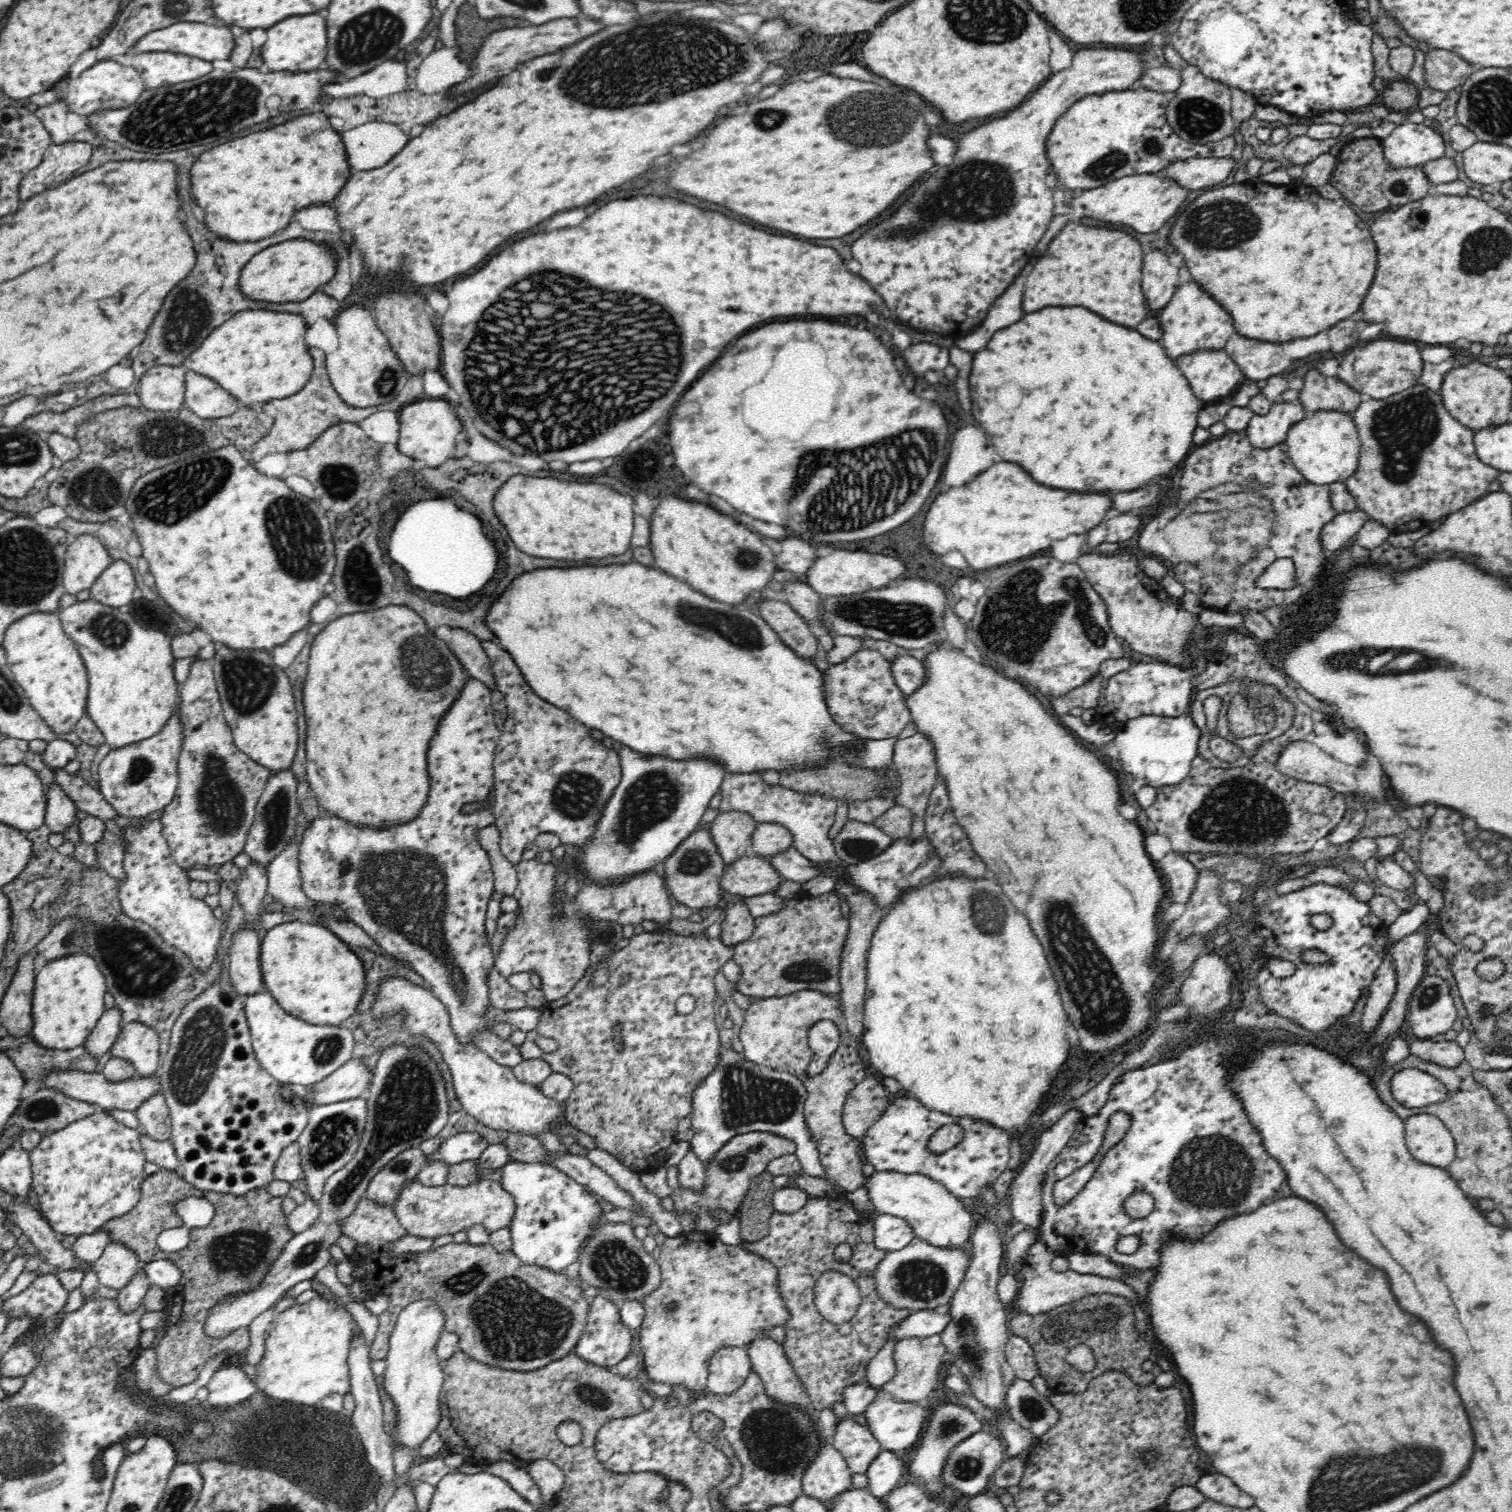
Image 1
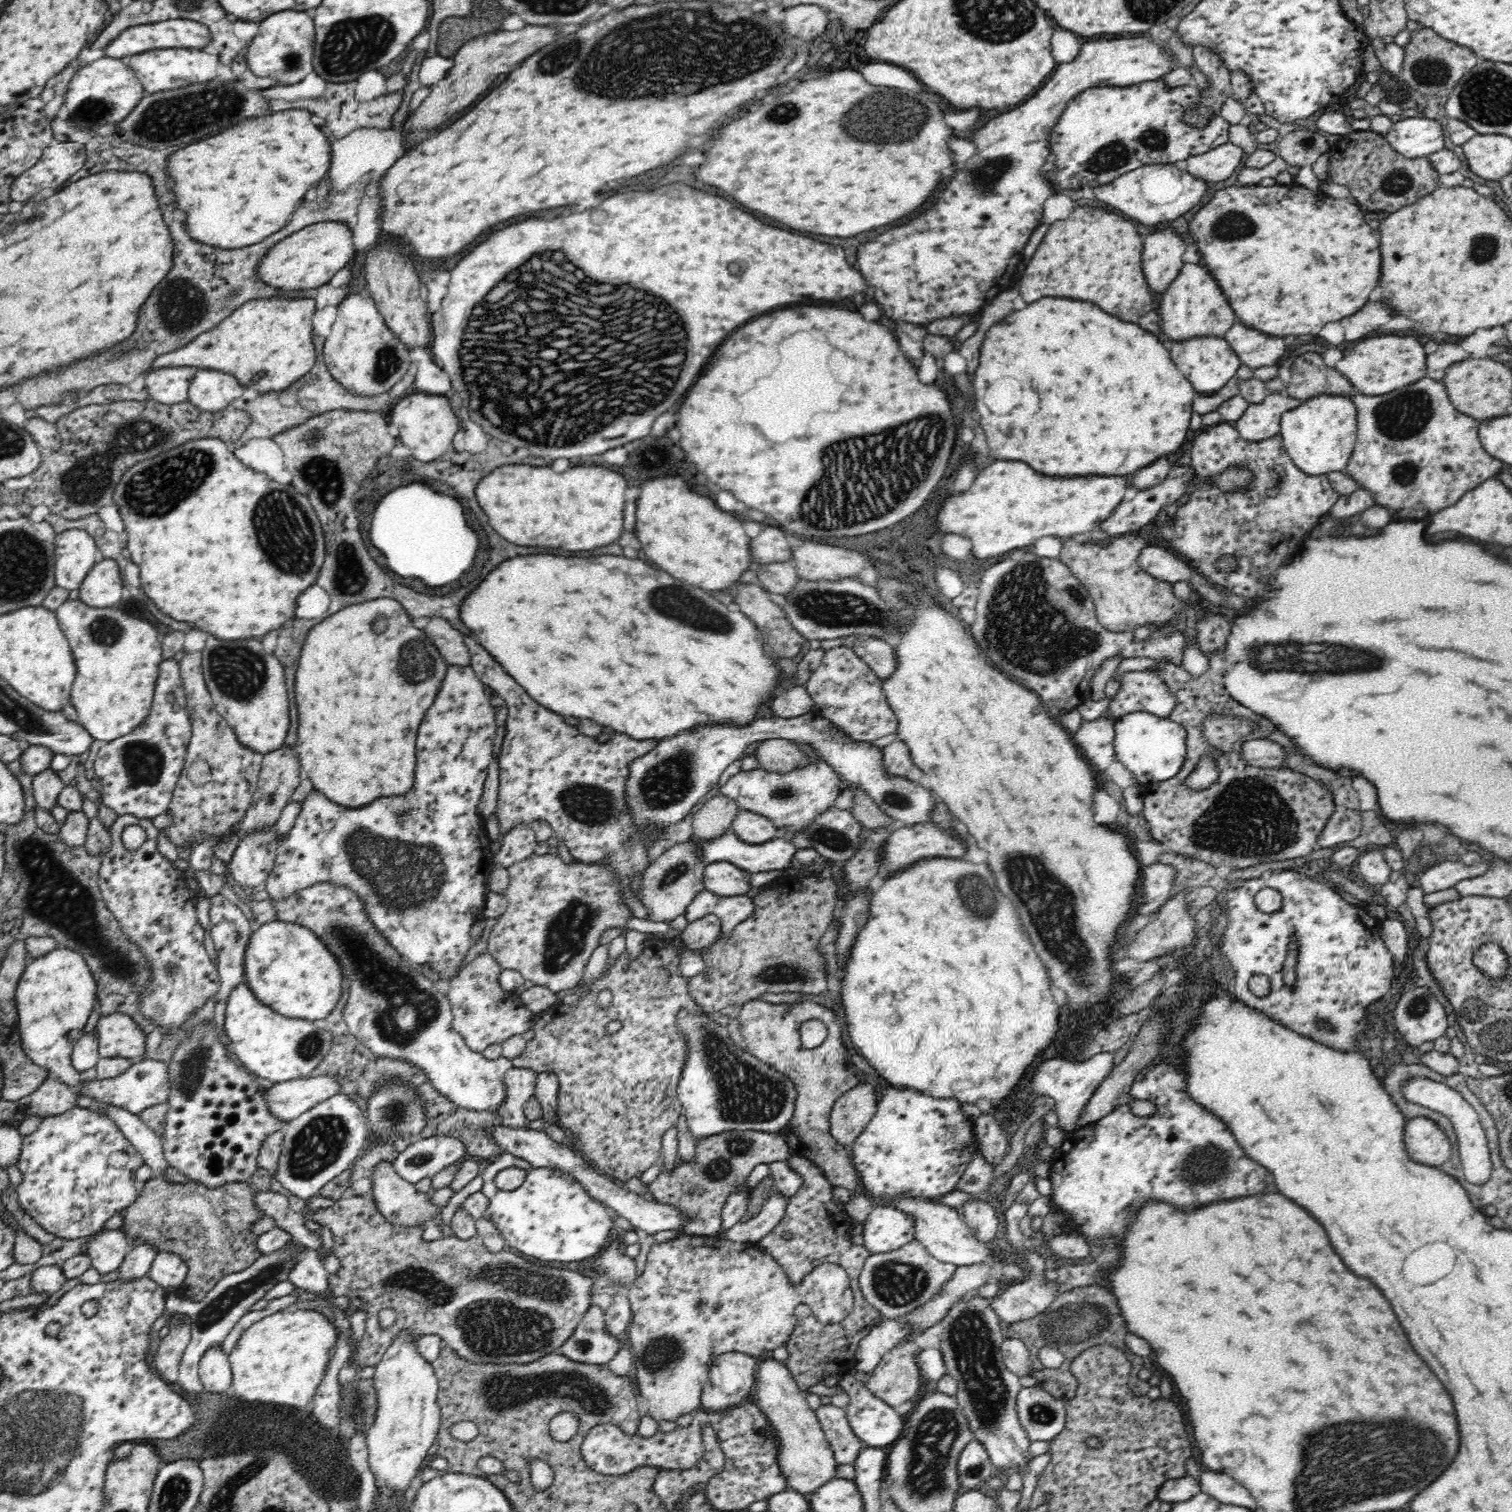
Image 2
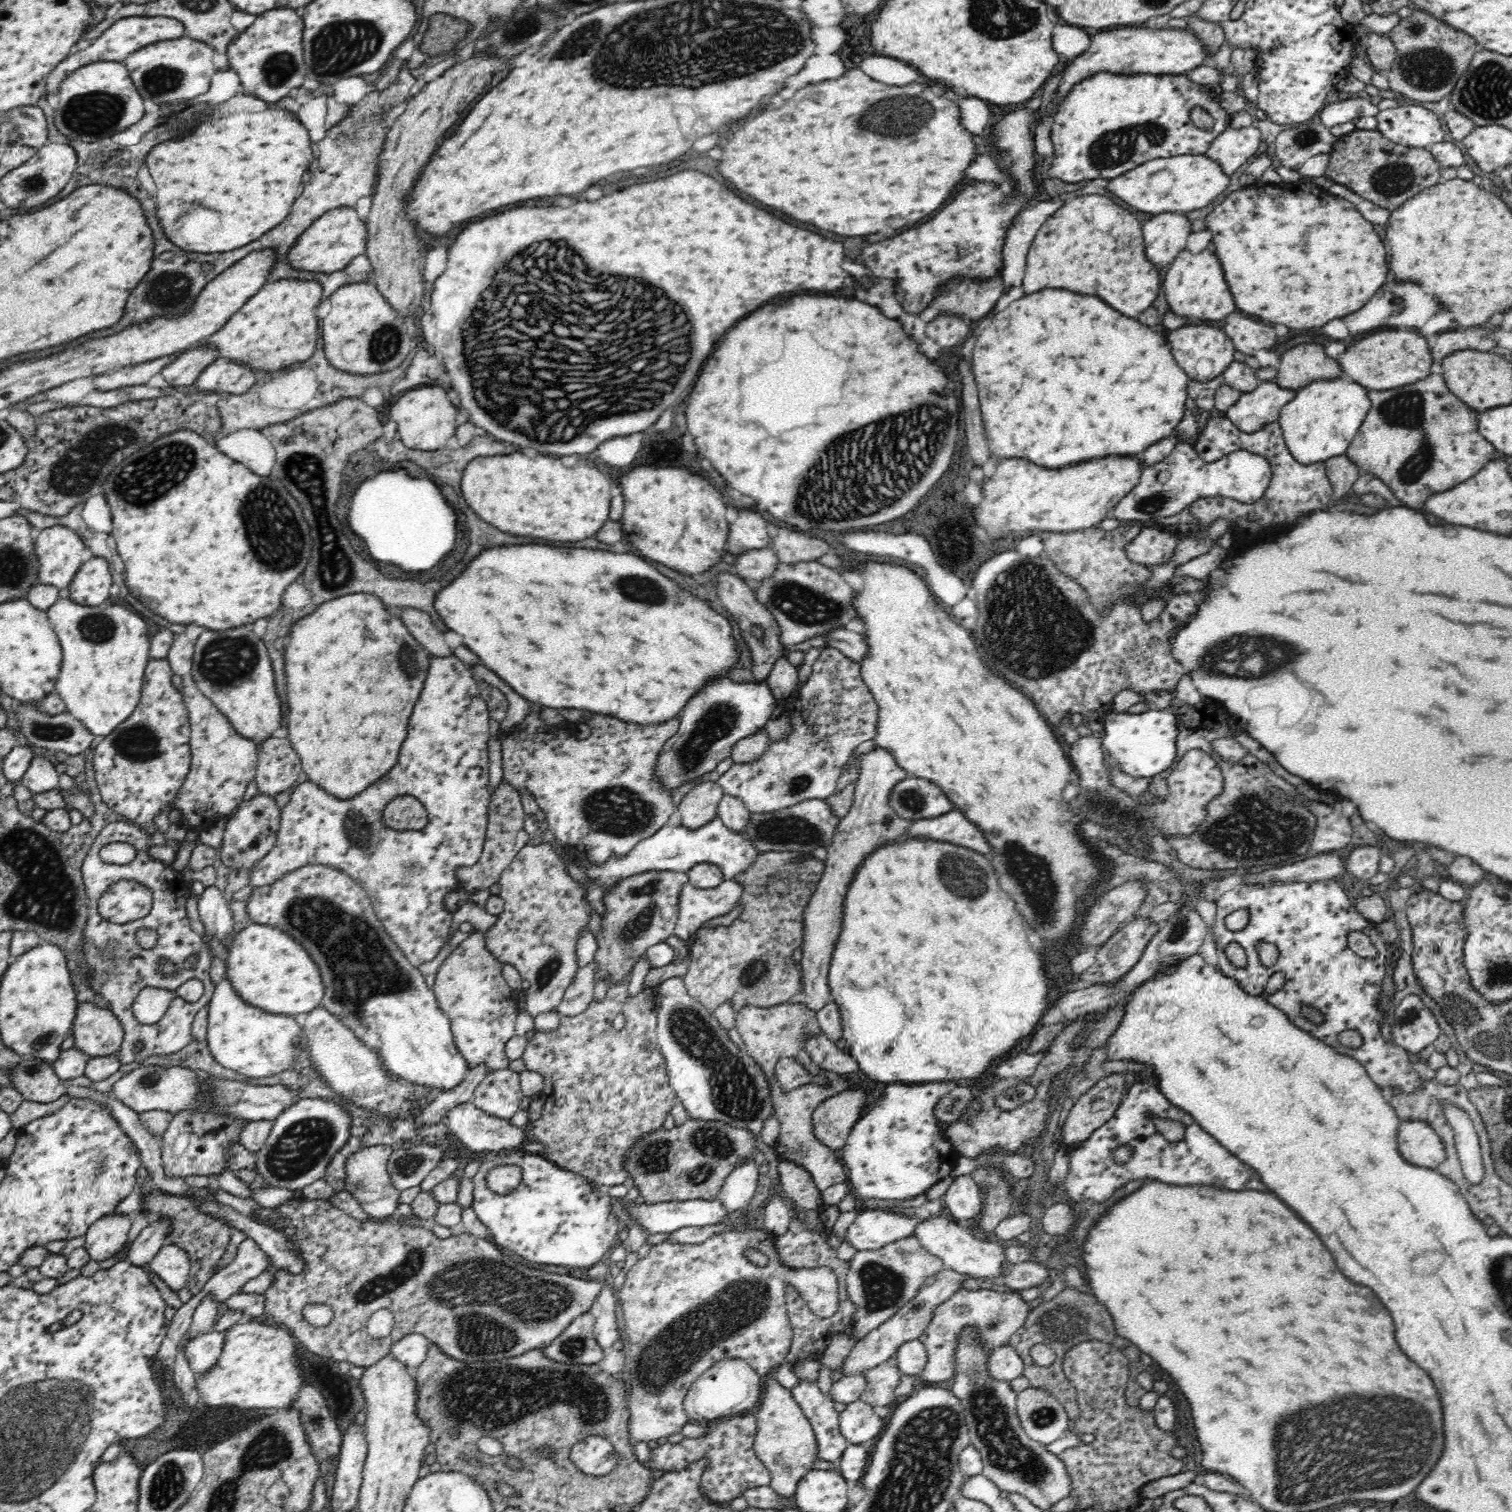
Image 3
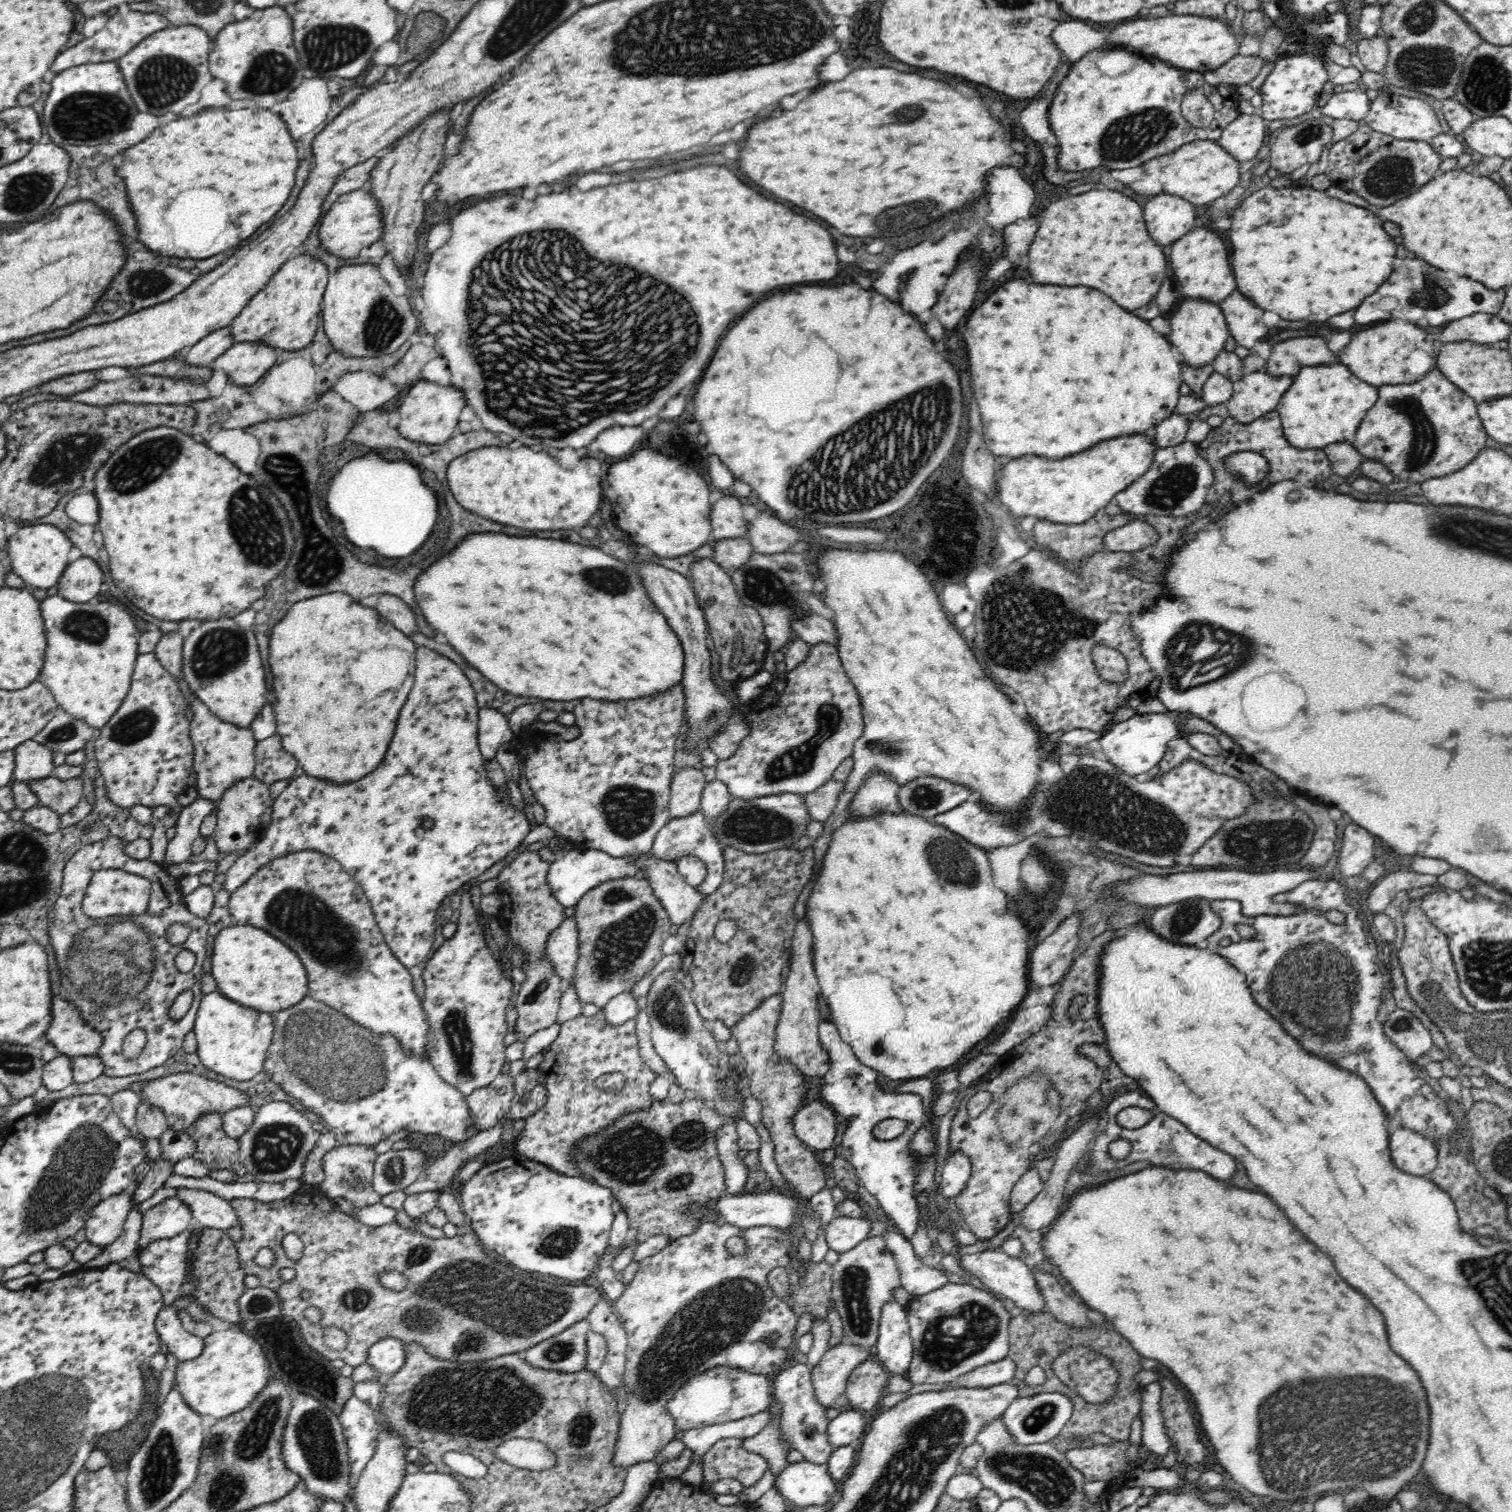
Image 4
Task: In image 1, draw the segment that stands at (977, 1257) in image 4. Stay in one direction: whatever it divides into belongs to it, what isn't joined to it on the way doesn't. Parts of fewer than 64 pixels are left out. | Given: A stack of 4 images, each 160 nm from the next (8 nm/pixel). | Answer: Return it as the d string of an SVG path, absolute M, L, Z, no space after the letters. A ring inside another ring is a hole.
M874 1171L866 1189L876 1214L890 1214L902 1218L918 1237L930 1245L944 1249L964 1249L970 1247L970 1237L976 1226L977 1216L951 1196L938 1182L922 1174L901 1174L901 1172Z

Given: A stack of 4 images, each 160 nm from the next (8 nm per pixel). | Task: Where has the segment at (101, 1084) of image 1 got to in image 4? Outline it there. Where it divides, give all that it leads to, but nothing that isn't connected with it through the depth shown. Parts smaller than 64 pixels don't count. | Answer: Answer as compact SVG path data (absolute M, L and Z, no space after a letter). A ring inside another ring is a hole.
M178 1073L153 1079L143 1088L139 1097L141 1100L147 1100L159 1106L166 1115L168 1129L174 1129L174 1131L184 1131L198 1116L202 1116L206 1112L220 1113L226 1112L234 1106L248 1105L248 1097L244 1093L240 1093L238 1089L205 1079L194 1073Z

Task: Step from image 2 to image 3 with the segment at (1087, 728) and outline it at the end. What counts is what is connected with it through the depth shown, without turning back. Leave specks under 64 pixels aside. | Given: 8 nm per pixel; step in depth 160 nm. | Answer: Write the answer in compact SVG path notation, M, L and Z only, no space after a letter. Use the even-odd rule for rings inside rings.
M1094 736L1081 737L1073 747L1068 748L1067 756L1074 774L1078 774L1080 794L1076 796L1076 802L1080 804L1080 812L1084 812L1086 820L1096 826L1110 828L1118 824L1116 838L1124 840L1124 844L1128 843L1136 850L1152 851L1152 842L1149 840L1154 836L1168 840L1178 835L1193 835L1207 817L1208 804L1214 798L1220 798L1225 791L1225 776L1221 768L1209 753L1198 749L1189 750L1182 758L1178 758L1167 772L1164 784L1167 798L1162 801L1149 792L1128 795L1110 783L1111 775L1104 764L1104 747L1101 740Z

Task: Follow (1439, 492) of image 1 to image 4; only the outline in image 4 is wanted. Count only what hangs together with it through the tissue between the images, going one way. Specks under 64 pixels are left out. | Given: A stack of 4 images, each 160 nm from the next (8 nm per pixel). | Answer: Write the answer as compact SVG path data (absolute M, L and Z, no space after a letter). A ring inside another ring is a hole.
M1438 368L1428 372L1428 376L1414 384L1382 386L1378 388L1378 394L1378 402L1374 403L1374 408L1370 408L1362 419L1352 444L1364 459L1384 462L1398 480L1409 483L1424 482L1426 478L1450 474L1454 470L1466 467L1486 446L1488 434L1478 414L1477 402L1462 390L1458 390L1454 384L1450 384L1450 380L1446 380Z

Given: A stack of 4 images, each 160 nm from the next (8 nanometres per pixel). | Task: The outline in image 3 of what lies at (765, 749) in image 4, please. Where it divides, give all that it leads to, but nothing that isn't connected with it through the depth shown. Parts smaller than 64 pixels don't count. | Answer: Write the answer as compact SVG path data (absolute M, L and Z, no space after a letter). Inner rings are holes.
M825 647L825 649L821 652L819 657L816 659L812 666L812 673L810 673L810 676L808 676L808 679L806 681L800 681L804 682L804 684L800 684L798 686L797 684L797 690L796 694L794 694L792 697L788 698L786 700L786 703L780 704L778 703L777 707L780 707L782 712L786 712L790 726L792 726L792 730L788 737L784 740L780 741L770 741L768 742L768 748L766 748L766 752L764 754L760 754L760 757L756 758L756 760L752 760L752 762L746 762L746 763L732 763L731 766L728 768L728 770L722 774L718 779L717 783L722 787L722 790L725 792L725 794L731 794L732 796L737 796L739 800L742 800L742 803L746 806L746 809L750 812L772 812L772 811L782 811L784 808L789 808L790 806L793 806L794 804L798 804L798 802L804 801L804 800L809 800L809 799L819 799L819 800L825 800L836 790L836 782L838 782L838 776L840 776L840 772L842 772L842 767L846 762L848 762L848 759L851 758L852 753L854 752L855 748L858 748L859 744L862 744L862 742L866 742L868 740L873 740L876 737L876 732L877 732L877 726L876 726L876 720L878 720L878 706L877 703L874 701L873 695L870 693L870 690L868 689L868 686L865 684L865 682L862 681L862 676L861 676L861 669L860 665L858 665L857 661L853 661L851 658L848 658L847 656L844 656L838 649L832 648L832 647Z

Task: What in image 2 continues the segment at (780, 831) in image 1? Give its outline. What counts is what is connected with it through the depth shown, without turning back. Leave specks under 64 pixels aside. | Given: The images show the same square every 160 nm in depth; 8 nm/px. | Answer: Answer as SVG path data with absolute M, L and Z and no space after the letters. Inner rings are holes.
M739 808L730 821L732 821L730 828L744 842L760 844L766 840L776 839L777 826L770 819L756 812Z

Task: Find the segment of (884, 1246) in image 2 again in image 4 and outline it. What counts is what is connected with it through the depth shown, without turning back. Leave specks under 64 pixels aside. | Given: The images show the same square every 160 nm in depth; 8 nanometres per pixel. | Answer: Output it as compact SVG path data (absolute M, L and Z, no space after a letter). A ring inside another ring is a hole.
M836 1216L825 1229L825 1240L828 1248L838 1253L854 1248L864 1238L876 1233L875 1223L860 1218Z

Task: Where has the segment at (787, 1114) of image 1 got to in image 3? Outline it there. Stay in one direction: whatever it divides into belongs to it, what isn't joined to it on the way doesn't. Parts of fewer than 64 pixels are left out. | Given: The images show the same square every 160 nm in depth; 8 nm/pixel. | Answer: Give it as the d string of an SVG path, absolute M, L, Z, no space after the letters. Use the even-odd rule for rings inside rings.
M673 977L660 983L655 998L658 1049L666 1063L669 1085L689 1117L721 1120L758 1134L764 1118L774 1113L762 1069L730 1041L711 1012L688 994L683 979Z

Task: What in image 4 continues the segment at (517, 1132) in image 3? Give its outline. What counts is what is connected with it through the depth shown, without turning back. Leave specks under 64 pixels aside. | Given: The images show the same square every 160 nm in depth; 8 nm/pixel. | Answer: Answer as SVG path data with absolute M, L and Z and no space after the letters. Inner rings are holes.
M306 994L306 996L304 996L300 1002L296 1002L294 1006L272 1013L272 1019L274 1019L274 1034L272 1034L272 1042L270 1042L270 1046L268 1046L266 1060L264 1060L264 1064L262 1064L261 1072L266 1073L266 1075L270 1077L270 1081L272 1081L278 1089L282 1089L286 1095L290 1095L294 1100L300 1101L301 1109L306 1108L316 1114L316 1116L320 1118L319 1128L321 1130L328 1129L328 1132L336 1135L336 1146L362 1145L368 1148L376 1147L376 1144L381 1140L401 1130L433 1134L435 1136L441 1134L446 1139L451 1139L454 1143L466 1140L466 1138L470 1138L472 1135L464 1131L464 1128L466 1128L466 1120L469 1120L468 1105L466 1105L464 1095L451 1084L448 1084L436 1072L436 1069L430 1064L427 1058L422 1058L419 1054L415 1054L415 1052L406 1052L403 1050L403 1046L395 1036L391 1034L373 1034L371 1030L360 1026L351 1018L348 1018L343 1012L334 1010L327 1004L313 999L310 994Z

